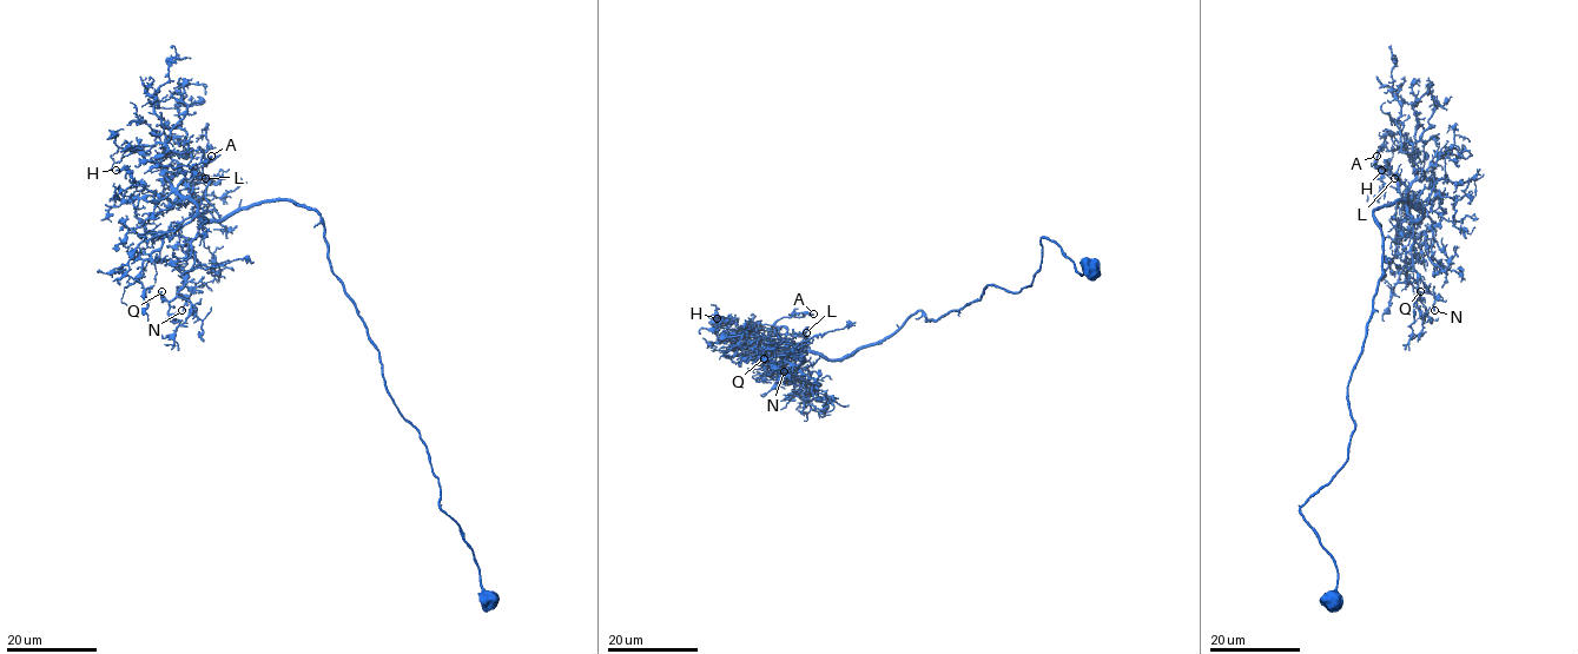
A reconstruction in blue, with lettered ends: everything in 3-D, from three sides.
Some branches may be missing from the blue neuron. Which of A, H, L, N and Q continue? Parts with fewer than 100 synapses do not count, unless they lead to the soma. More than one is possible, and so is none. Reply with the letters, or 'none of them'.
none of them

